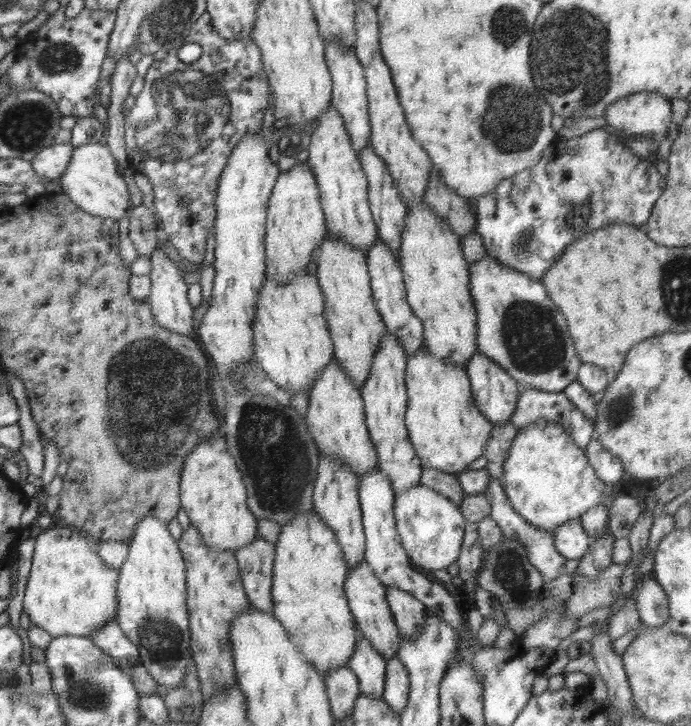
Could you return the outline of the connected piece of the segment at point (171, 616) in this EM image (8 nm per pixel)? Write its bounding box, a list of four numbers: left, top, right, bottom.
[115,515,193,688]

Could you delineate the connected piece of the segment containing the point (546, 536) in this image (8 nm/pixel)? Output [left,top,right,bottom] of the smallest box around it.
[481,475,566,582]

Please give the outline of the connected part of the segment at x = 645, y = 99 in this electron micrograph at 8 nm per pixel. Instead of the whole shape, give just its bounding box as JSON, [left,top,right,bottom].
[606,91,672,140]

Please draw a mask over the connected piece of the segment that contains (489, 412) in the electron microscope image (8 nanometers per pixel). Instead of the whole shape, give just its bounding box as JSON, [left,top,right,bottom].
[464,351,520,425]

